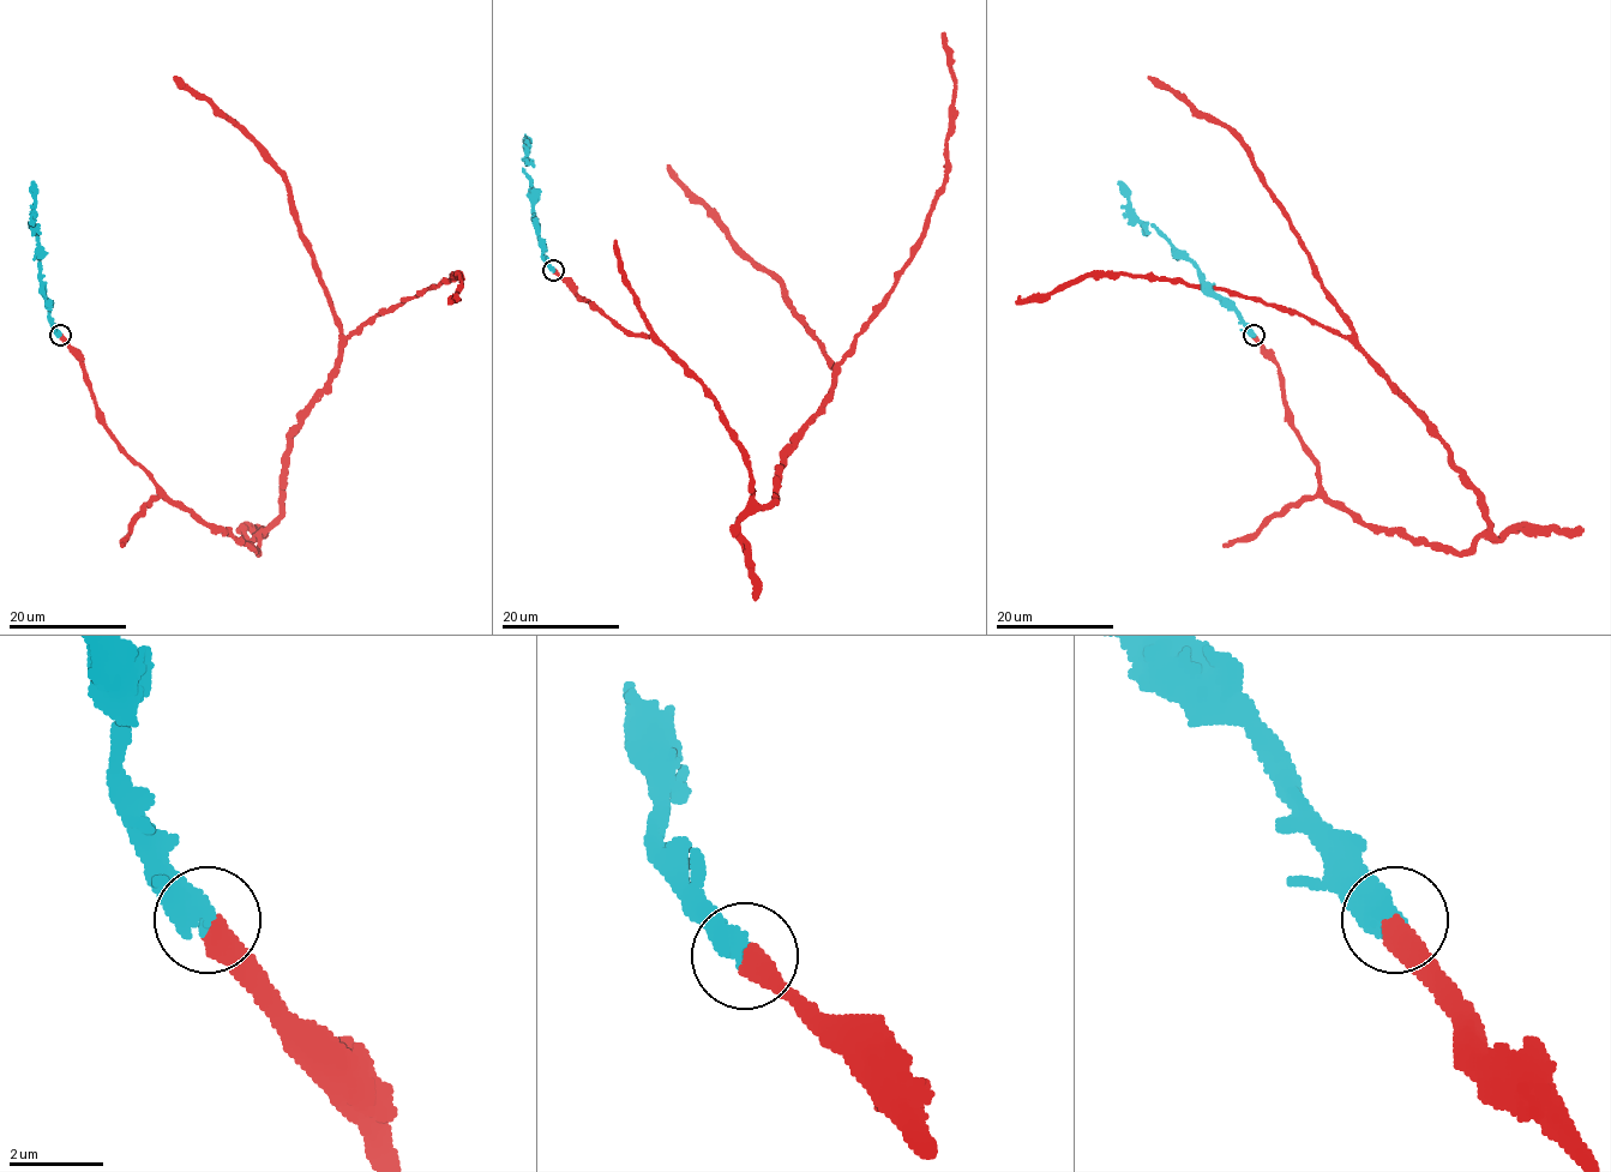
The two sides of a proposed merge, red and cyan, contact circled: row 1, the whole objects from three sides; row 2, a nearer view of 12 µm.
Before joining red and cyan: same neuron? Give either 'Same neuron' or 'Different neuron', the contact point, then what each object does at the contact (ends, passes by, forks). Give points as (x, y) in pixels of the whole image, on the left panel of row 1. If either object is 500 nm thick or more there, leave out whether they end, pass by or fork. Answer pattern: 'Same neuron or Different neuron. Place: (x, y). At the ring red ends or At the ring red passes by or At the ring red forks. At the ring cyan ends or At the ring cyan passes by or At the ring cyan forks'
Same neuron. Place: (60, 335)

